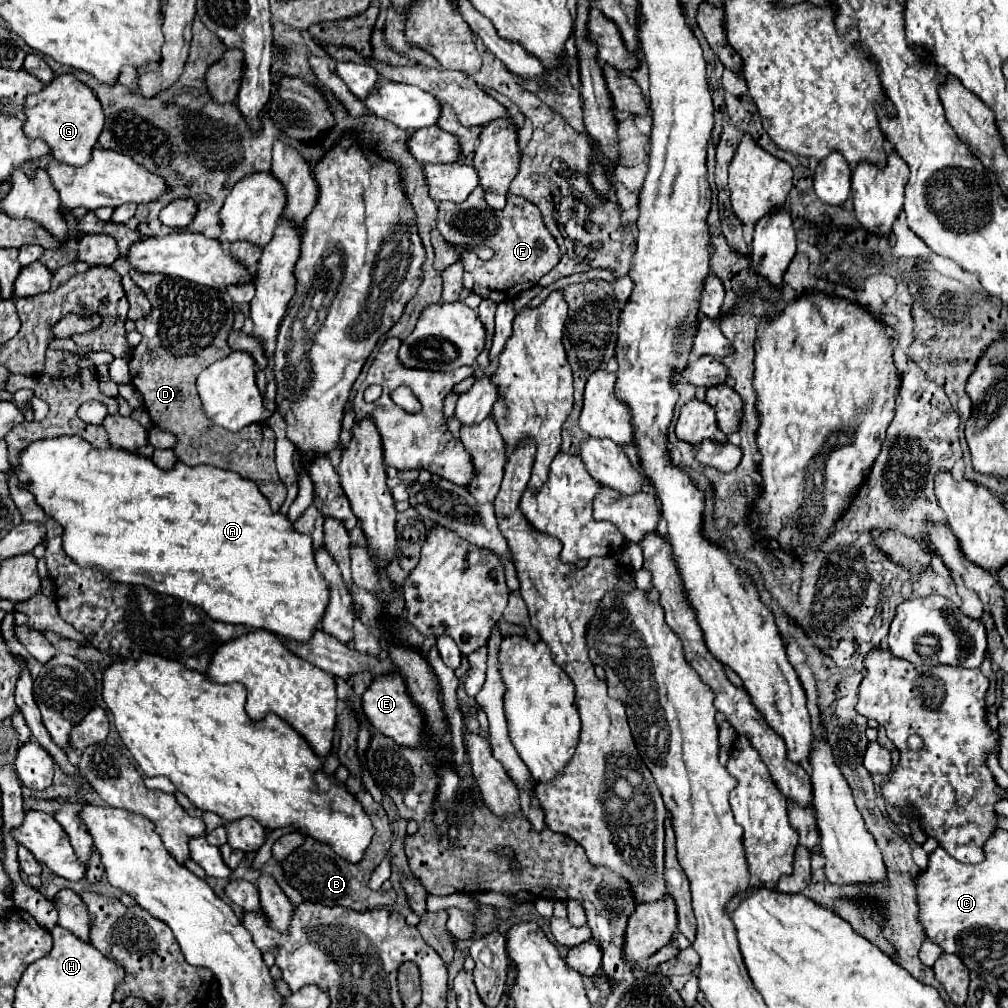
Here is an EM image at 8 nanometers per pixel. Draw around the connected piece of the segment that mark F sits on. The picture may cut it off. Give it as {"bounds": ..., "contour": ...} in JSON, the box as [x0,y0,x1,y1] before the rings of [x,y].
{"bounds":[436,186,560,302],"contour":[[[478,186],[460,204],[438,204],[436,230],[452,246],[488,246],[494,250],[494,256],[486,262],[482,262],[474,252],[464,252],[460,258],[464,264],[464,288],[494,302],[516,298],[520,292],[538,284],[538,280],[560,262],[560,248],[554,236],[546,230],[540,210],[522,196],[508,196],[502,210],[492,210],[486,206],[482,188]]]}

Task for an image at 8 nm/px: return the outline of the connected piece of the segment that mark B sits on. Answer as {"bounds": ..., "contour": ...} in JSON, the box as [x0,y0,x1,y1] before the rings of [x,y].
{"bounds":[280,790,396,912],"contour":[[[366,790],[358,792],[356,800],[364,806],[364,810],[368,812],[368,816],[370,816],[370,820],[376,828],[374,838],[372,838],[370,846],[366,848],[366,858],[362,858],[358,864],[350,864],[348,860],[338,856],[328,844],[322,844],[322,842],[308,836],[300,848],[296,848],[290,856],[286,856],[280,862],[286,882],[292,888],[296,888],[304,896],[306,902],[324,904],[324,906],[344,906],[344,908],[358,910],[358,912],[364,912],[368,908],[372,910],[372,908],[378,908],[378,906],[392,906],[396,902],[396,892],[394,890],[384,892],[384,890],[372,890],[368,886],[372,870],[388,856],[388,850],[390,850],[392,834],[390,834],[388,816],[386,816],[384,808],[380,804],[376,804]]]}

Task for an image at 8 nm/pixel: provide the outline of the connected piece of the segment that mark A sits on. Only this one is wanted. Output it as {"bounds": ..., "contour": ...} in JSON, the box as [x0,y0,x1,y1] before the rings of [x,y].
{"bounds":[10,436,330,640],"contour":[[[60,436],[60,438],[44,438],[44,440],[34,440],[30,446],[18,452],[18,466],[10,466],[10,474],[18,476],[20,488],[28,490],[34,494],[36,504],[44,510],[44,514],[52,520],[56,520],[62,526],[62,546],[64,552],[80,566],[80,568],[94,568],[102,572],[104,576],[122,582],[122,584],[132,584],[132,586],[146,586],[158,594],[174,596],[180,600],[186,600],[188,604],[194,604],[202,610],[208,612],[210,618],[218,622],[230,622],[230,624],[246,624],[252,628],[264,628],[272,630],[284,638],[290,640],[306,640],[314,628],[318,628],[322,620],[322,612],[326,608],[326,600],[330,596],[330,590],[326,588],[326,580],[316,568],[314,562],[314,550],[312,550],[312,540],[308,536],[298,534],[288,516],[280,512],[272,512],[268,500],[258,492],[258,486],[250,480],[240,478],[236,472],[222,470],[216,466],[186,466],[184,462],[176,462],[174,468],[164,470],[158,468],[150,458],[134,454],[124,448],[94,448],[90,442],[82,440],[80,436]]]}

